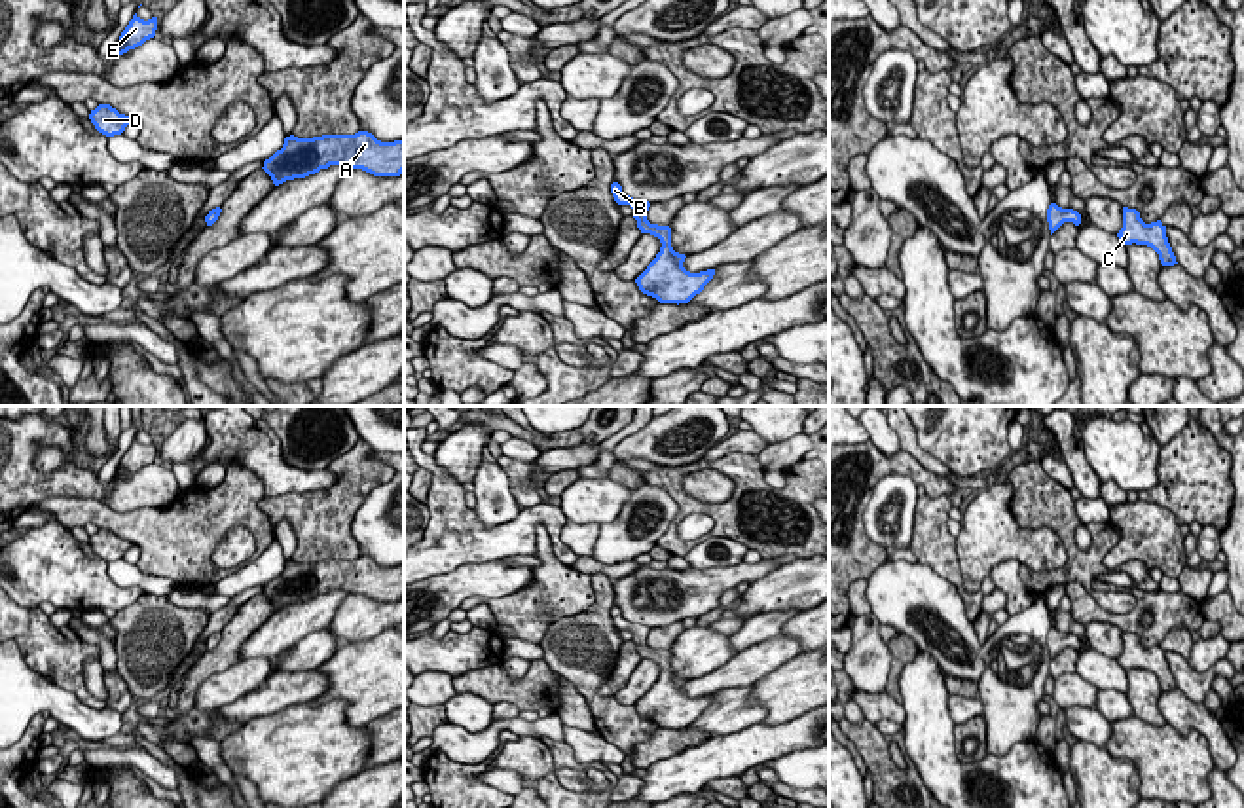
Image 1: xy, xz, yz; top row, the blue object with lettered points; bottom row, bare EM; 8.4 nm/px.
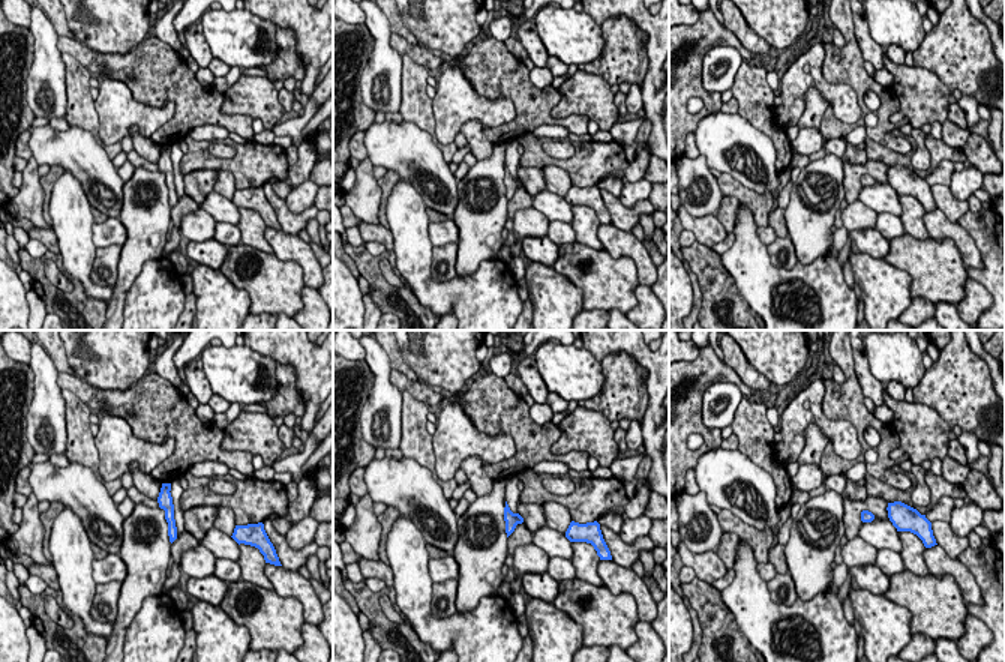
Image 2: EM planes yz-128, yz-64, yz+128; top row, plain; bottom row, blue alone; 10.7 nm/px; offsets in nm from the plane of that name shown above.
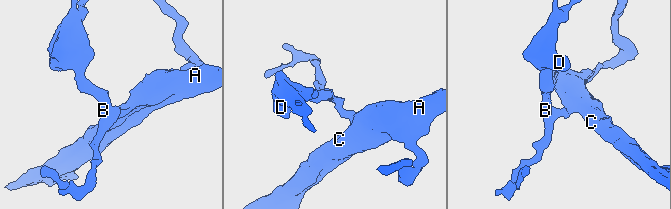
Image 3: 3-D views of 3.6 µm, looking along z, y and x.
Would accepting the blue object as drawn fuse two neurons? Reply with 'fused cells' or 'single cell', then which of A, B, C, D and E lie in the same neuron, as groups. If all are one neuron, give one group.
single cell; groups A B C D E

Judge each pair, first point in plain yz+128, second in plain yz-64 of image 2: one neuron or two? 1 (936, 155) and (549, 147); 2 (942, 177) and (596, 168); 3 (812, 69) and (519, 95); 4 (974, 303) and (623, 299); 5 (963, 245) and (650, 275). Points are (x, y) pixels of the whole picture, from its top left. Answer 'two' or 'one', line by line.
1: two
2: two
3: two
4: two
5: one

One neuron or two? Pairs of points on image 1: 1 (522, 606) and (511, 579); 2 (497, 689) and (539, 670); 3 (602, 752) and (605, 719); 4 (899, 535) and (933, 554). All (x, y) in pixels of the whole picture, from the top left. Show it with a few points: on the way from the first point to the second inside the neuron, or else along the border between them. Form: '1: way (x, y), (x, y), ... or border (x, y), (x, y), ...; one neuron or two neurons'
1: border (533, 568), (533, 579), (522, 588), (473, 598); two neurons
2: way (507, 689), (520, 689), (530, 679); one neuron
3: border (598, 734), (619, 748); two neurons
4: border (918, 497), (909, 547); two neurons

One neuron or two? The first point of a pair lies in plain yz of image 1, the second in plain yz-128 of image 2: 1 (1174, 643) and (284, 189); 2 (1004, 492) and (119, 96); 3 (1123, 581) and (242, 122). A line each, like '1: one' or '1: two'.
1: one
2: one
3: two

